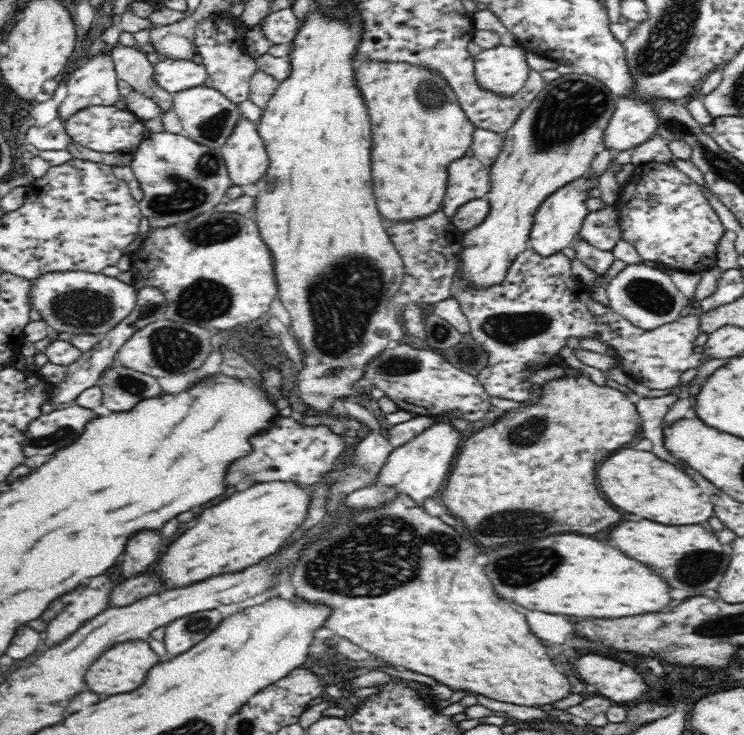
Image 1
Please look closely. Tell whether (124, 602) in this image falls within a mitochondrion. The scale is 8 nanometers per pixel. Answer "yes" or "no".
no

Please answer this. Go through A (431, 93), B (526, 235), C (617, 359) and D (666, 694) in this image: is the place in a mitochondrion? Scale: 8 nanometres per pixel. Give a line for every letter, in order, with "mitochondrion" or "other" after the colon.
A: mitochondrion
B: other
C: other
D: other

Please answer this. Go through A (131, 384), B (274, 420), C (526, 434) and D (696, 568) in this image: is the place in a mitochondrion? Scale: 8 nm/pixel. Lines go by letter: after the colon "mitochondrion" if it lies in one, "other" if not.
A: mitochondrion
B: other
C: mitochondrion
D: mitochondrion

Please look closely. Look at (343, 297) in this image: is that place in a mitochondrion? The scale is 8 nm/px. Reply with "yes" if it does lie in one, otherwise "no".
yes

